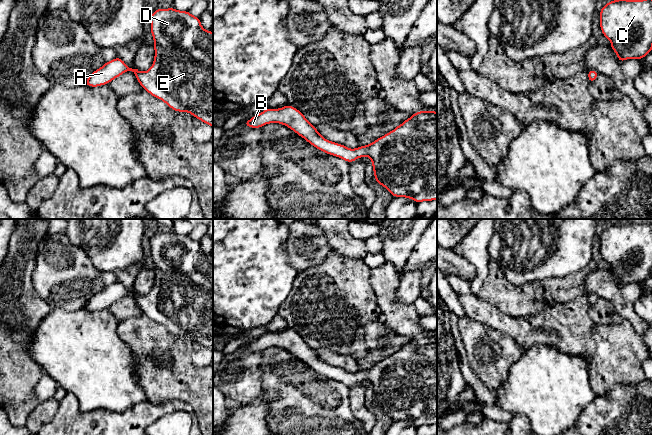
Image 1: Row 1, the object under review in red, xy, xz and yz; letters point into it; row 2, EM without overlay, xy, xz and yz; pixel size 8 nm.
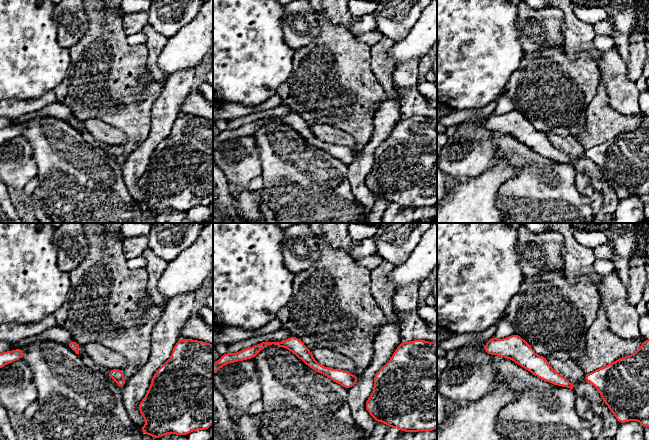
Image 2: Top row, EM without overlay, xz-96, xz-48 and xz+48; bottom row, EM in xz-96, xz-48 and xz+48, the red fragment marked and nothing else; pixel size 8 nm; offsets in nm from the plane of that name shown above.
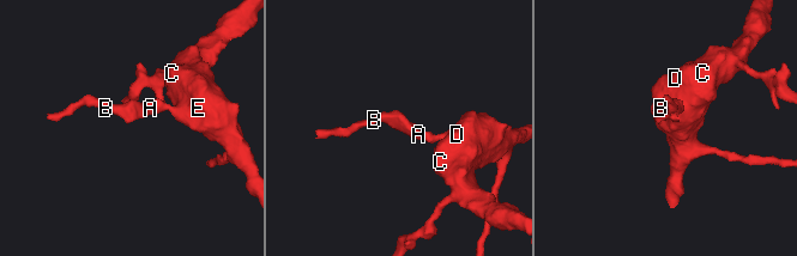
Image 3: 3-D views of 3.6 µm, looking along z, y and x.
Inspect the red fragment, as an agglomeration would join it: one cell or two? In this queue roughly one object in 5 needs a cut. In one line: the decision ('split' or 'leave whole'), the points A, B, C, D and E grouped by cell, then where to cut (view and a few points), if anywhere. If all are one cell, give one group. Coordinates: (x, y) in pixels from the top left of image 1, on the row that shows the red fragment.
leave whole | A B C D E | no cut

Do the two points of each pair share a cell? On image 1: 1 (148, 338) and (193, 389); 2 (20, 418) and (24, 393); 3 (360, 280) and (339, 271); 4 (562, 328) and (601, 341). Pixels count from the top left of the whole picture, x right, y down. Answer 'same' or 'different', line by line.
1: same
2: same
3: same
4: same

